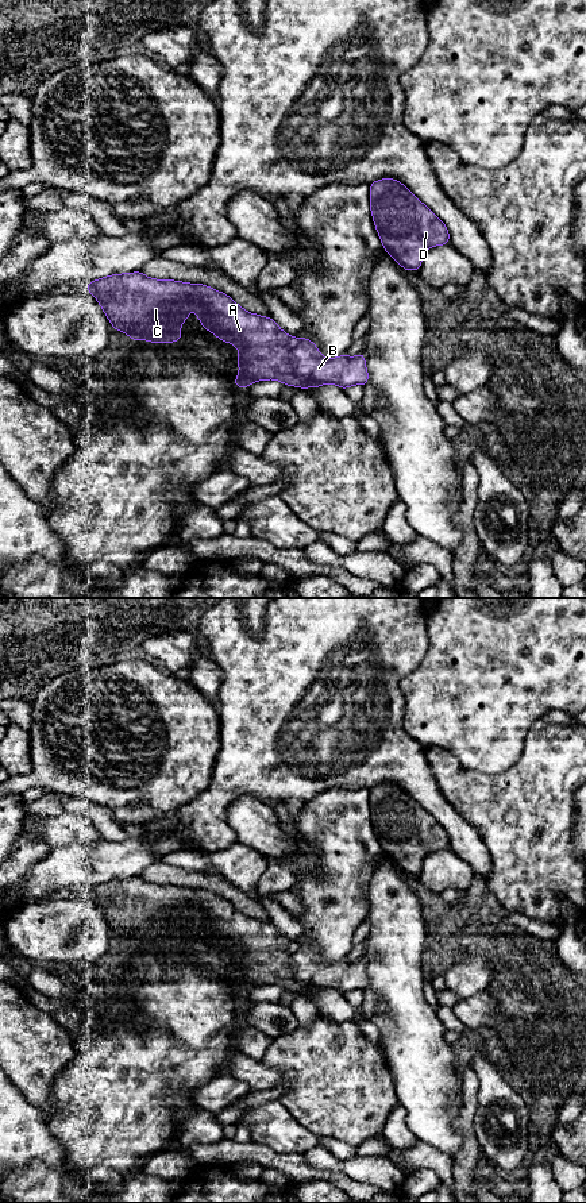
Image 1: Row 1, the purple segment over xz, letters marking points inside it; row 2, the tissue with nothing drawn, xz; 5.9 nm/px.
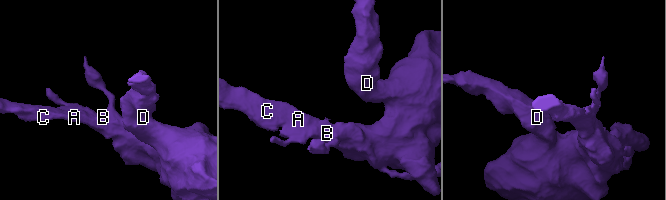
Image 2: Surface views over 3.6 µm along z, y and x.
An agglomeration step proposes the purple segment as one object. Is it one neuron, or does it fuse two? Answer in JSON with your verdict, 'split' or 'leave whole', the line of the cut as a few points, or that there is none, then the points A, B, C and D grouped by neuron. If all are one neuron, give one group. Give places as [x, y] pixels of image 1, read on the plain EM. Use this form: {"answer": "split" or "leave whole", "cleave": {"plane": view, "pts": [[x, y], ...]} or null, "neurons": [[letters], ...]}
{"answer": "split", "cleave": {"plane": "xz", "pts": [[295, 945], [290, 953], [293, 974], [303, 982], [324, 987]]}, "neurons": [["A", "C", "D"], ["B"]]}

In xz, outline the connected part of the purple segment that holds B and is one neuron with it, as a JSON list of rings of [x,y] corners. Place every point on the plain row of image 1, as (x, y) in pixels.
[[[298,941],[292,951],[290,964],[300,982],[332,988],[343,995],[355,990],[366,991],[369,987],[363,957],[352,963],[347,959],[325,963],[312,945]]]

